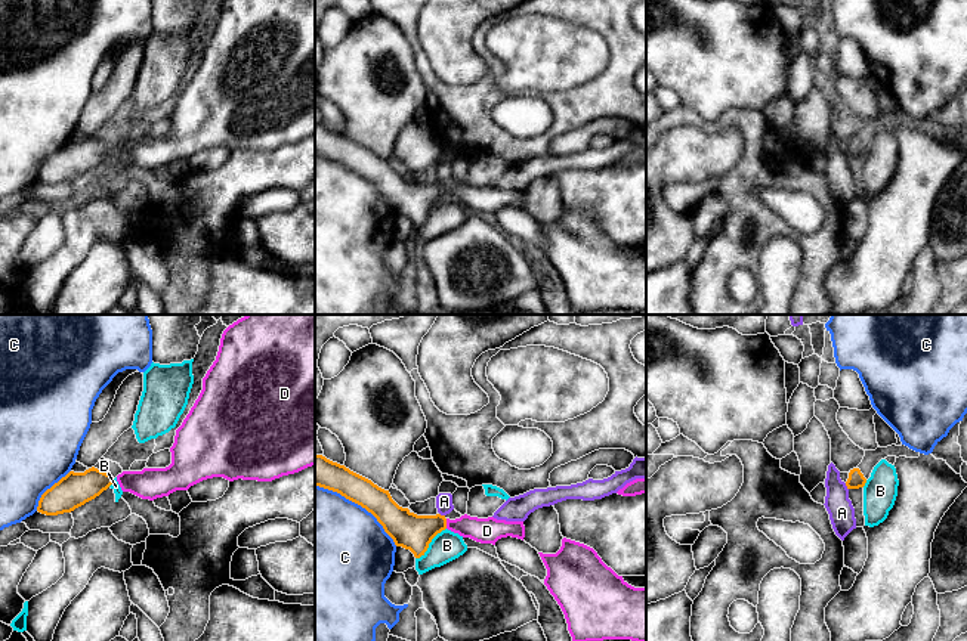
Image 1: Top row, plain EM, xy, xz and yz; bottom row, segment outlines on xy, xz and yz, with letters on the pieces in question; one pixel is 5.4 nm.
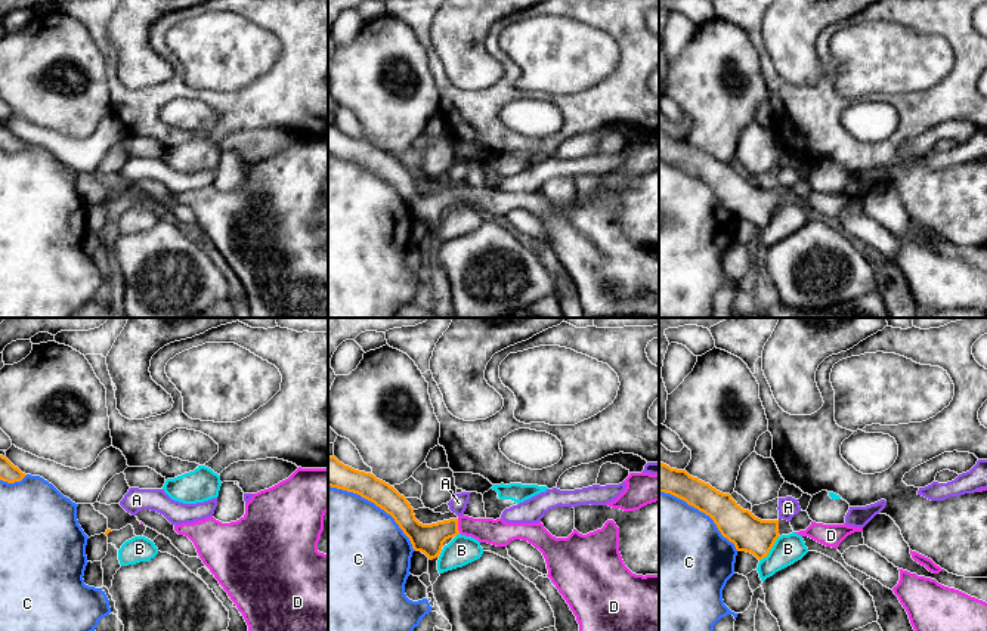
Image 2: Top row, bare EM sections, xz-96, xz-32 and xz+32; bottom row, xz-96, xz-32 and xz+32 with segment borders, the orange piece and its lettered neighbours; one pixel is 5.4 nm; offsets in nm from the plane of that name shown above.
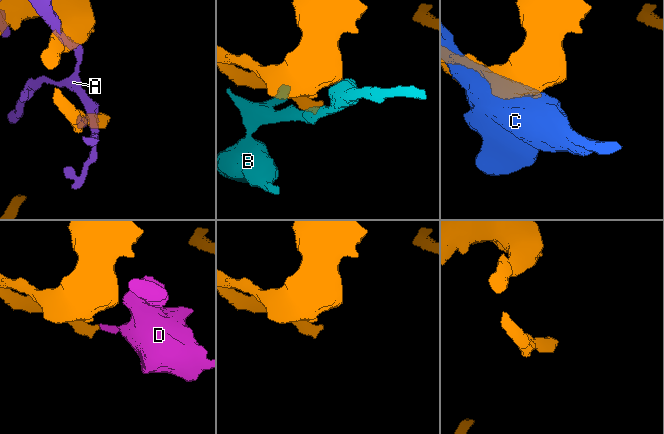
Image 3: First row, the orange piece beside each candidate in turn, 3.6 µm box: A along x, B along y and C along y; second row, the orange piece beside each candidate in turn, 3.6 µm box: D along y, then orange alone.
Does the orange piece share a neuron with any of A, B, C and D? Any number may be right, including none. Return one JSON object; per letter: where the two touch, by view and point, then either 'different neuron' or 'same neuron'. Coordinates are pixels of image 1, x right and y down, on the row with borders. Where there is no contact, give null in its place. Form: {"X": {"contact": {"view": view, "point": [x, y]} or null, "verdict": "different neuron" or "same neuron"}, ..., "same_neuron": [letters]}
{"A": {"contact": {"view": "yz", "point": [846, 485]}, "verdict": "different neuron"}, "B": {"contact": {"view": "xz", "point": [429, 542]}, "verdict": "different neuron"}, "C": {"contact": {"view": "xz", "point": [360, 504]}, "verdict": "different neuron"}, "D": {"contact": {"view": "xz", "point": [445, 523]}, "verdict": "same neuron"}, "same_neuron": ["D"]}

